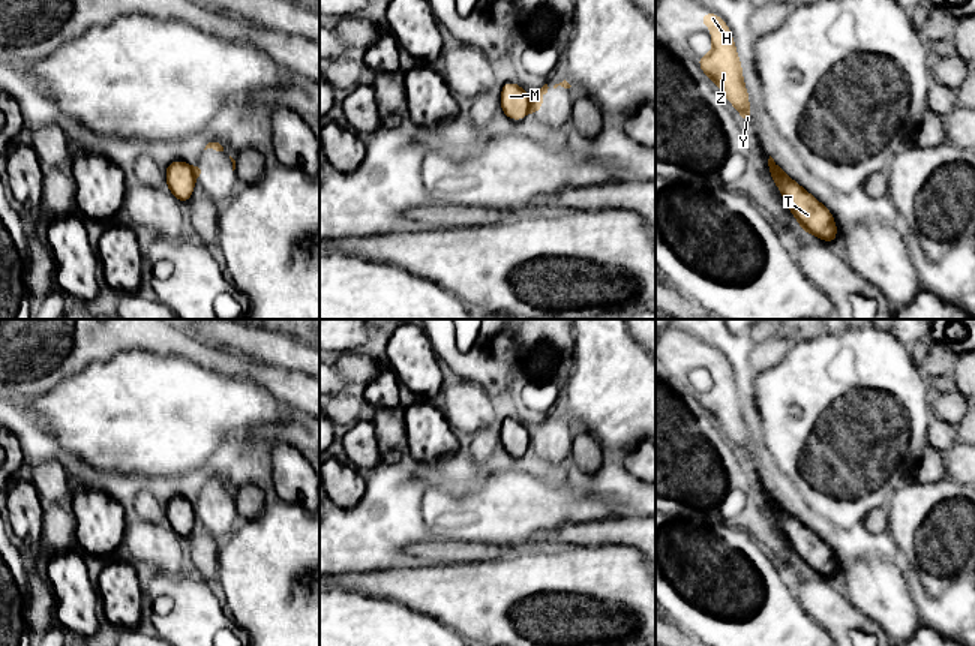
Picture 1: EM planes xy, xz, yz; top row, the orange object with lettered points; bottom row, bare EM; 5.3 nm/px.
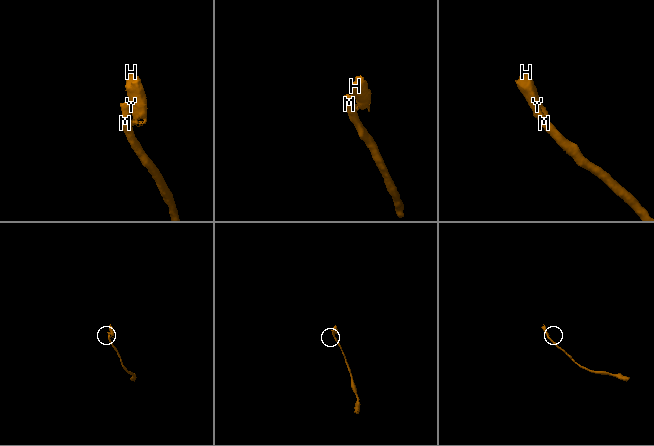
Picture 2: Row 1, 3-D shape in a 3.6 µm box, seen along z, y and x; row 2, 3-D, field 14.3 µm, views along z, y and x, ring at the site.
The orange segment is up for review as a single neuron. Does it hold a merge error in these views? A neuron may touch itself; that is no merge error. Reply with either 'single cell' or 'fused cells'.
fused cells

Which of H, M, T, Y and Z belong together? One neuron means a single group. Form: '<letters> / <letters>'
H Y Z / M T

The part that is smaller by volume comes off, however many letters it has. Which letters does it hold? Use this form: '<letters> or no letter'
H, Y, Z

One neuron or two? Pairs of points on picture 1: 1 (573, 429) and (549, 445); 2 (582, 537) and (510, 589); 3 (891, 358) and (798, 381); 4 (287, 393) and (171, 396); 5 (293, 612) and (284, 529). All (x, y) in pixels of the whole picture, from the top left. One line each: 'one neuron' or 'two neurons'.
1: one neuron
2: two neurons
3: one neuron
4: two neurons
5: one neuron

